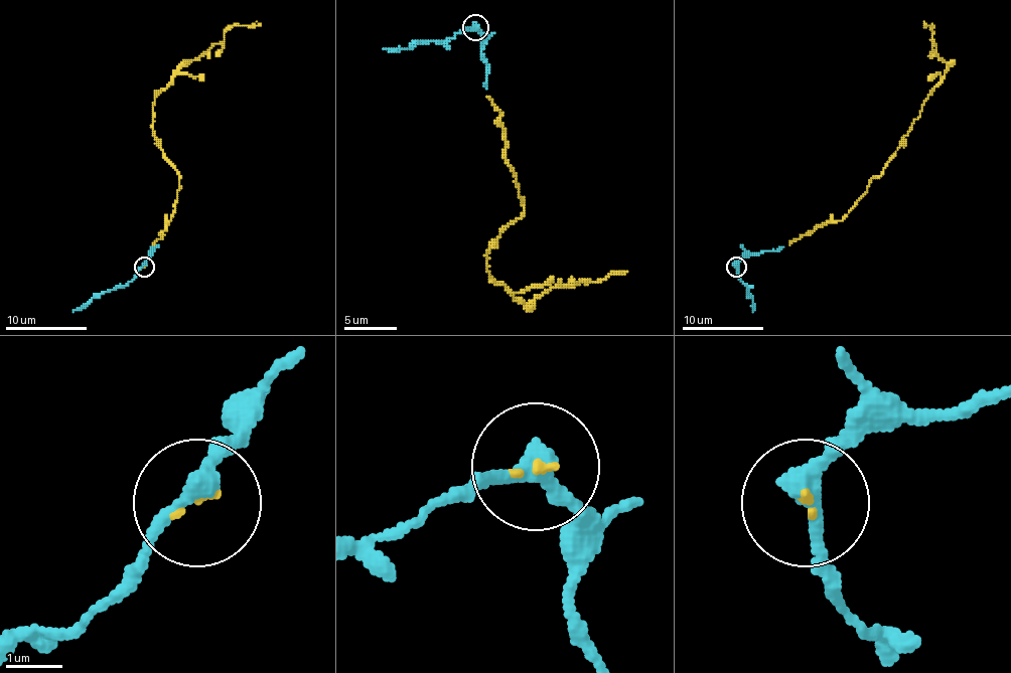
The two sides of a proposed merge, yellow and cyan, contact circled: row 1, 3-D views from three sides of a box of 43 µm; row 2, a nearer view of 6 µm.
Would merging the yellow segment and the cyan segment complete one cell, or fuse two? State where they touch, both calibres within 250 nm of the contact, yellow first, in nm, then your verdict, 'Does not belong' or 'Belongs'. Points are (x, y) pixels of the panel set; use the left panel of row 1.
Place: (144, 267). Thickness 80 nm (yellow) against 320 nm. Belongs

